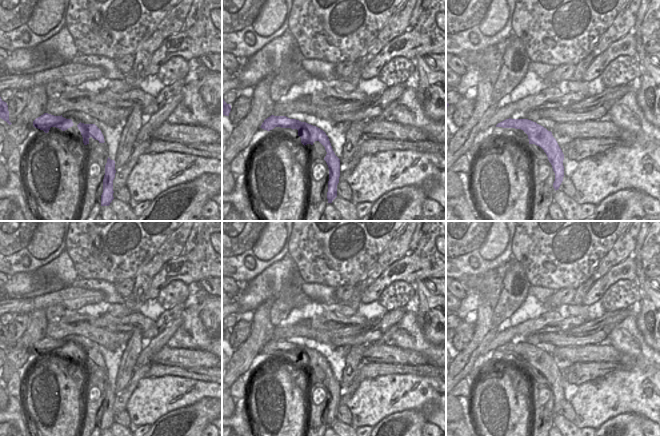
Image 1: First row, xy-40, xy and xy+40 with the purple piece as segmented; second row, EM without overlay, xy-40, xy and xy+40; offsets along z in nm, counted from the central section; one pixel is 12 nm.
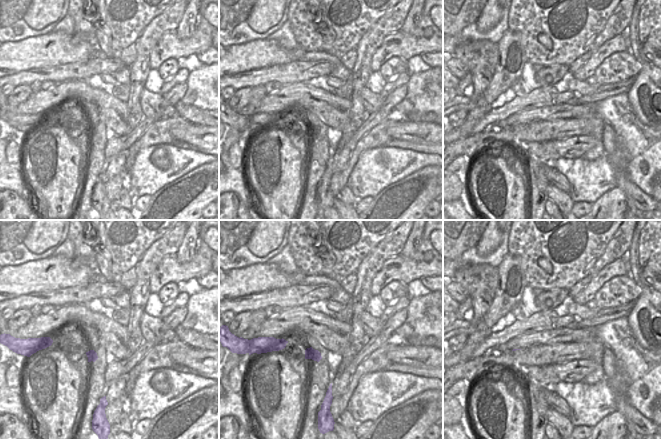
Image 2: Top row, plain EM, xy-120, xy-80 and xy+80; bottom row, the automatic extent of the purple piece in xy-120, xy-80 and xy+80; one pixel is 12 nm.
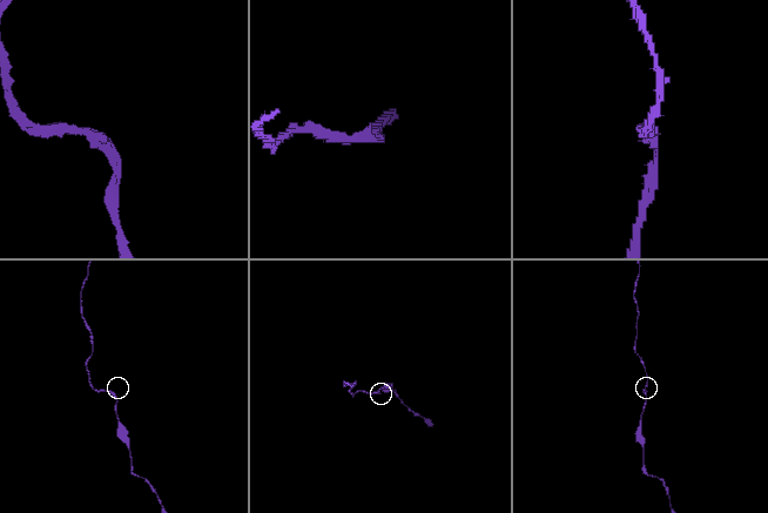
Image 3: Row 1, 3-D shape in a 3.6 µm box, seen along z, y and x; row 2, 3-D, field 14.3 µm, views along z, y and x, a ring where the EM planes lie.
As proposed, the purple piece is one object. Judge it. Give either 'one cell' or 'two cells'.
one cell

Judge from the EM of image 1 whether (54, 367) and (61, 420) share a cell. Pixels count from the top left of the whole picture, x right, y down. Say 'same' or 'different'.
same

